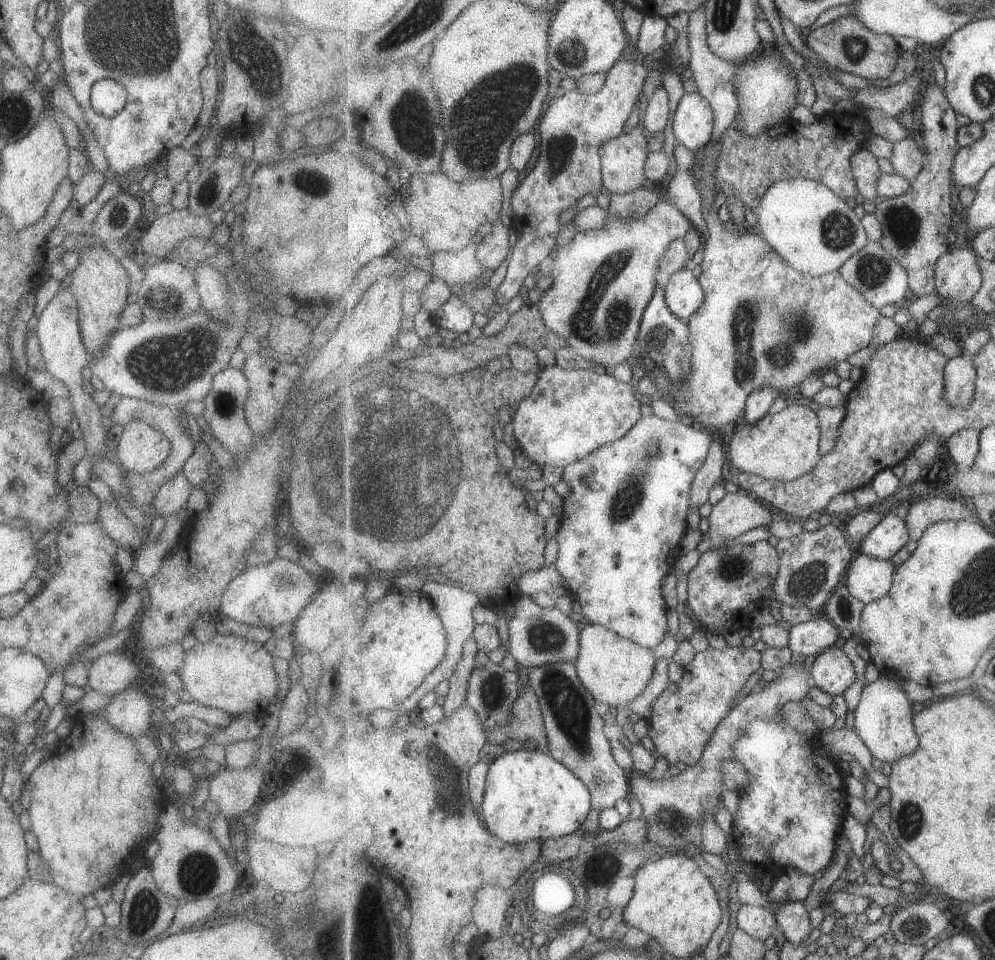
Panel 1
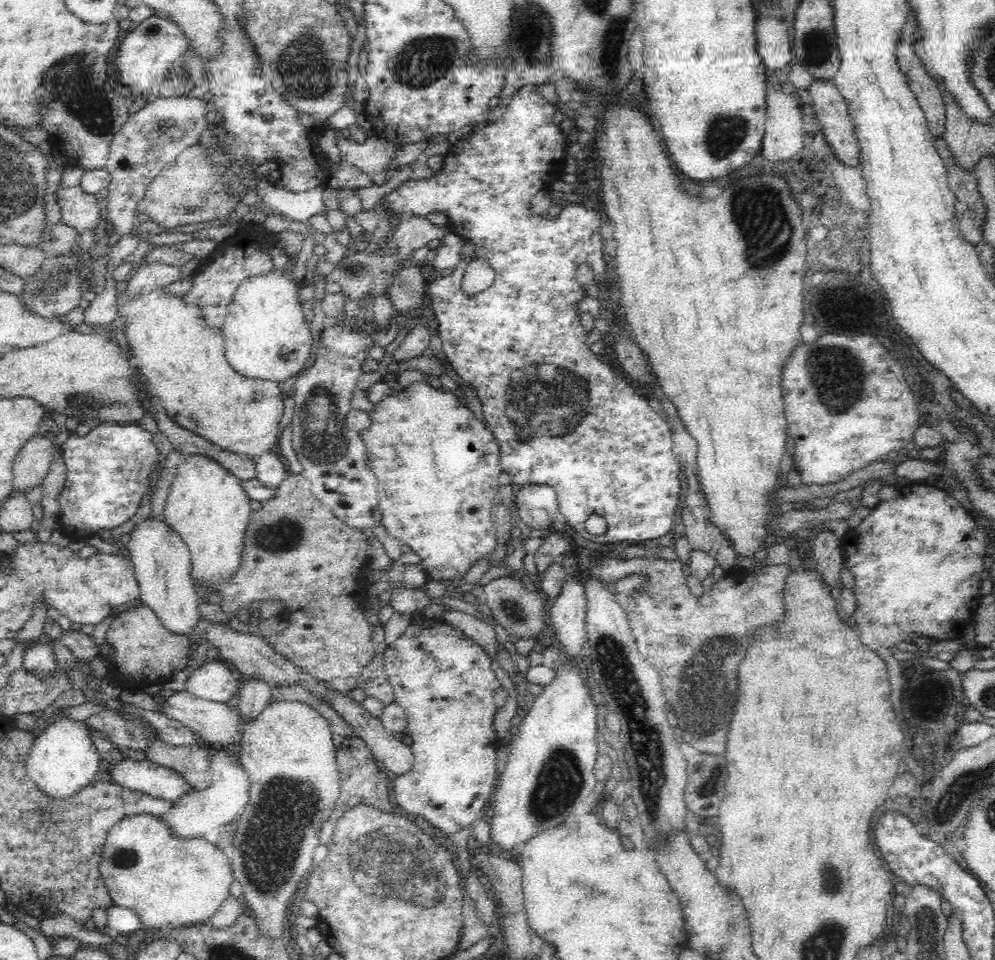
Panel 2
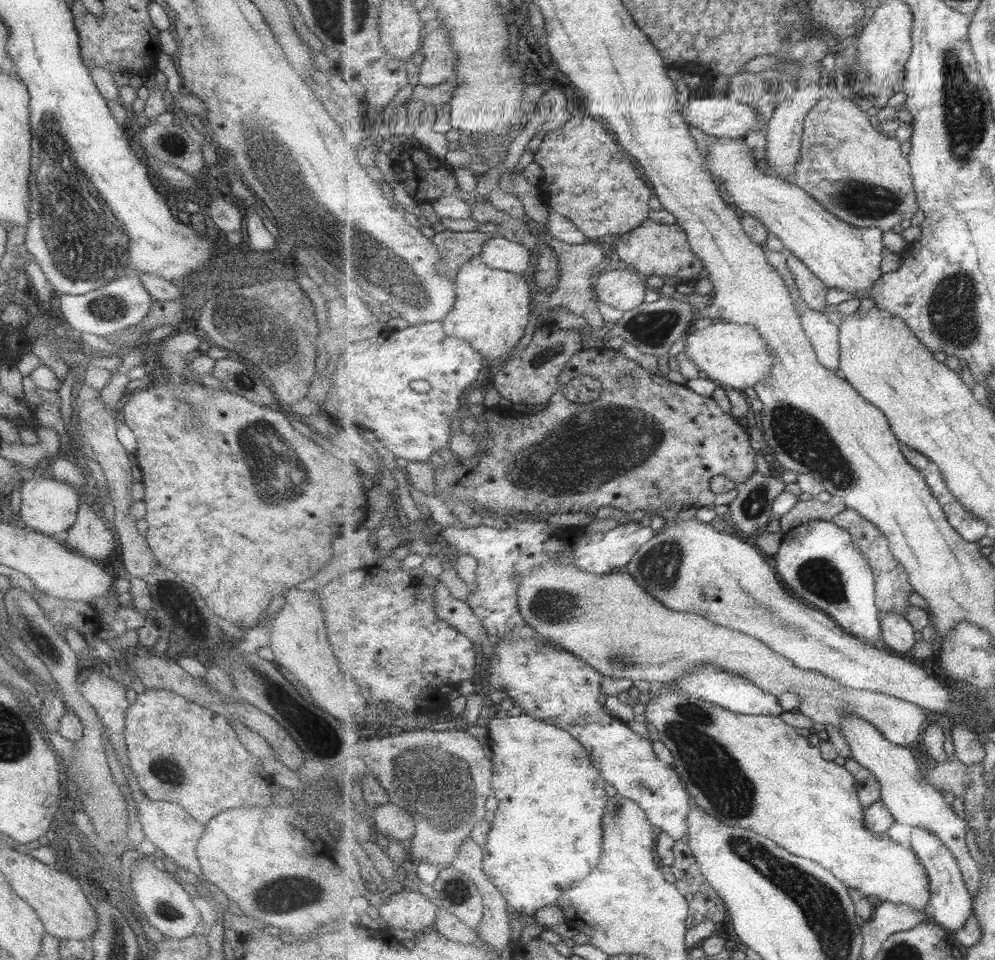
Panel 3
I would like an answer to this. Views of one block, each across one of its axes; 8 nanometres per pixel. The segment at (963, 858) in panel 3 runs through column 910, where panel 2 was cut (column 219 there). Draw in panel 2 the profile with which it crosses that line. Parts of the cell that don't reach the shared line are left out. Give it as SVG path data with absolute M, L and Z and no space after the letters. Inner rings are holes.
M211 748L208 758L208 771L210 771L211 784L206 790L196 790L182 796L178 802L172 802L170 809L160 814L170 829L182 837L202 836L206 830L216 828L220 824L228 824L235 820L249 801L250 779L249 773L242 767L234 751L228 748Z

